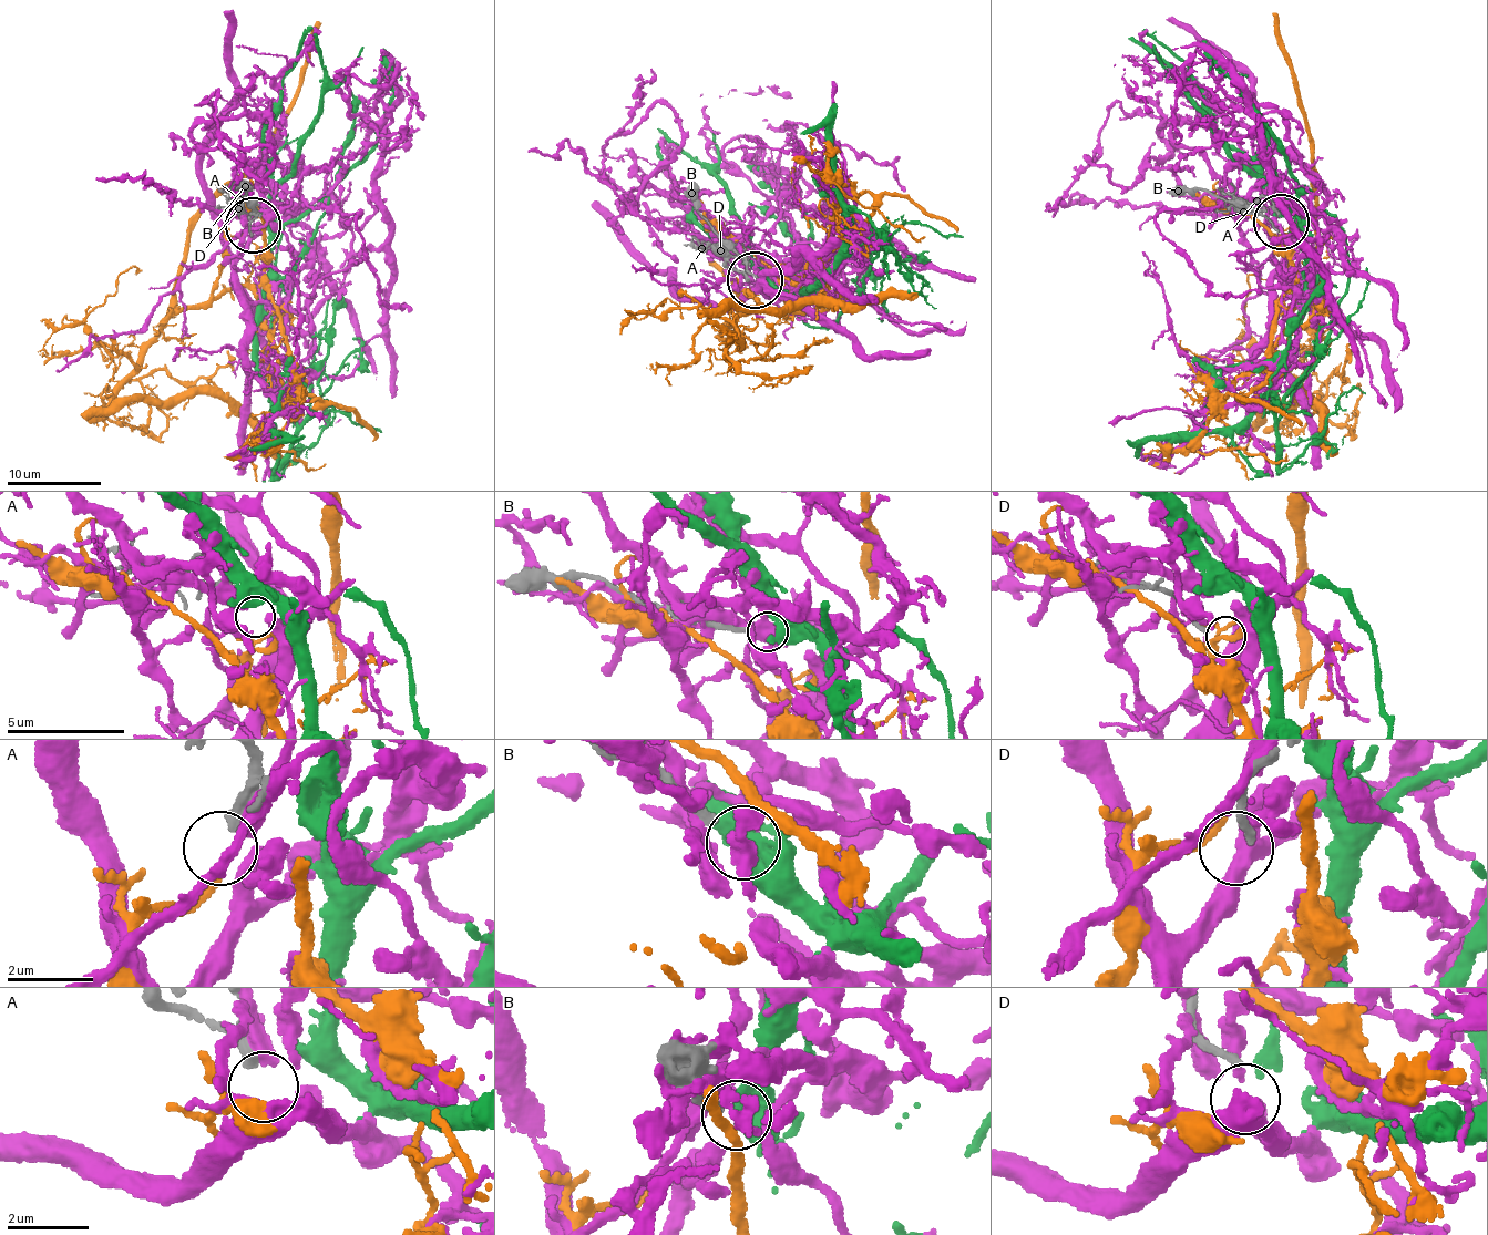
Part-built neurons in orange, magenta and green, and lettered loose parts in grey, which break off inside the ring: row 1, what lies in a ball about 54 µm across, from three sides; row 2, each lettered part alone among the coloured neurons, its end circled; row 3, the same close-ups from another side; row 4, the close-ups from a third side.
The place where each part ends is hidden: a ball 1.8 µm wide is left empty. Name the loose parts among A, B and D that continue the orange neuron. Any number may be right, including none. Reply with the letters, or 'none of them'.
A

